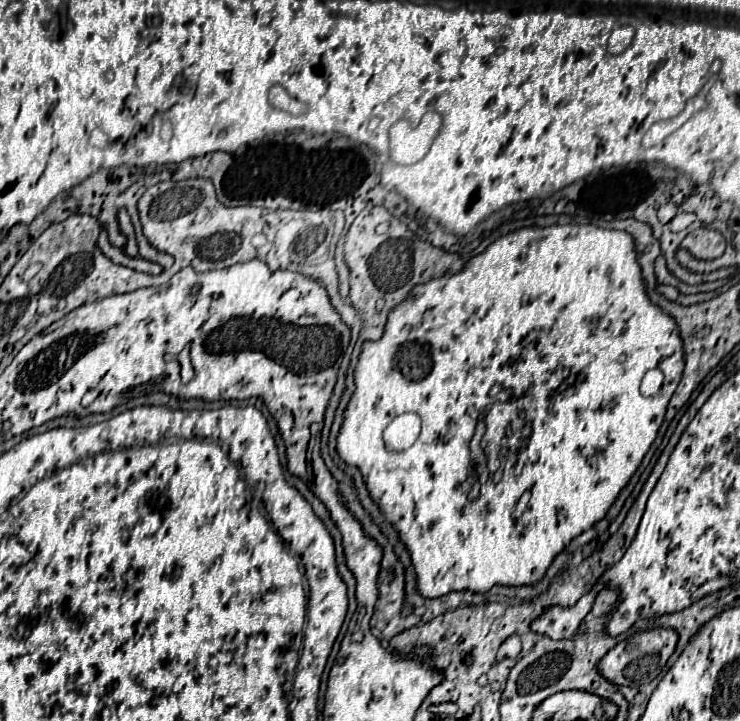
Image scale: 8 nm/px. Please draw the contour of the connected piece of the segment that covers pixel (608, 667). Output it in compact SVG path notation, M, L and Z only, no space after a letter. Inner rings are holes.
M653 627L647 631L633 633L629 639L617 643L599 663L599 669L605 679L617 685L629 685L629 687L639 687L643 683L653 681L663 667L667 665L667 659L675 653L675 647L679 643L679 633L675 629L665 629L665 627Z

